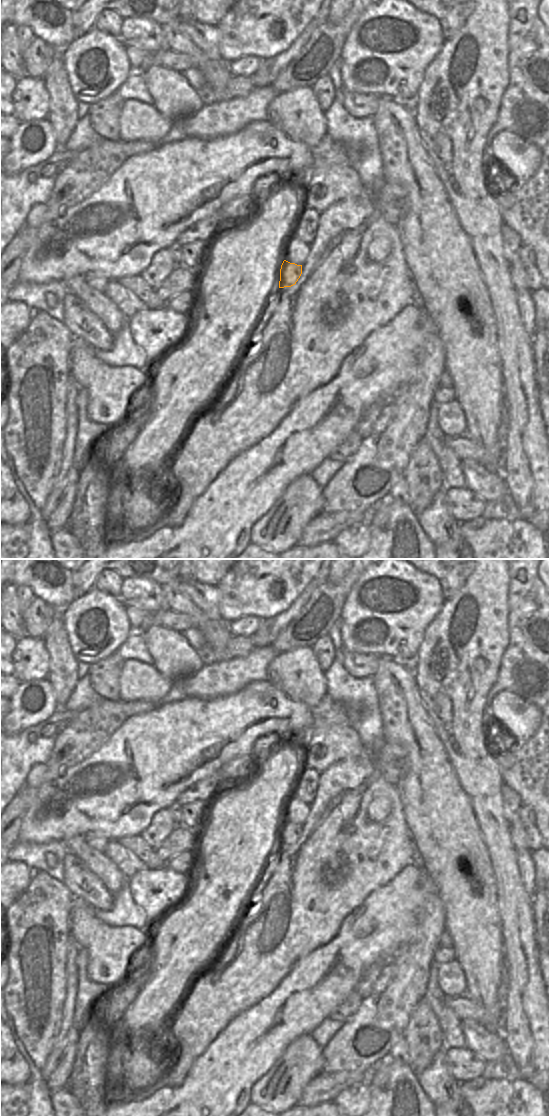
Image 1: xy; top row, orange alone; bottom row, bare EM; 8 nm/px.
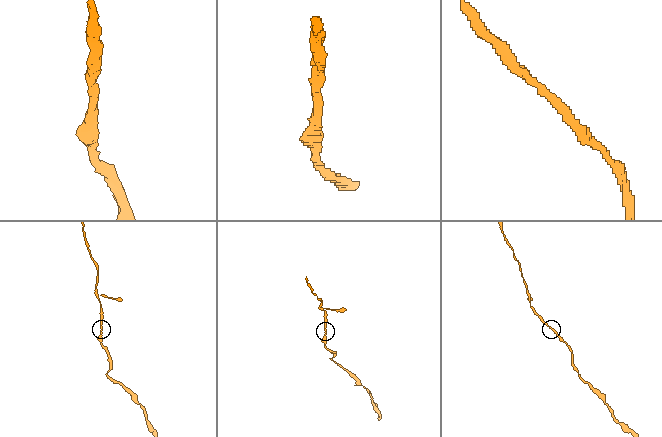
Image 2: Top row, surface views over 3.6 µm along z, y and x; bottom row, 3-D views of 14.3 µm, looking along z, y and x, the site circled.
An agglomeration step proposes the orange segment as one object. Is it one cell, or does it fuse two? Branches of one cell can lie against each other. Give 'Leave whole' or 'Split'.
Leave whole

